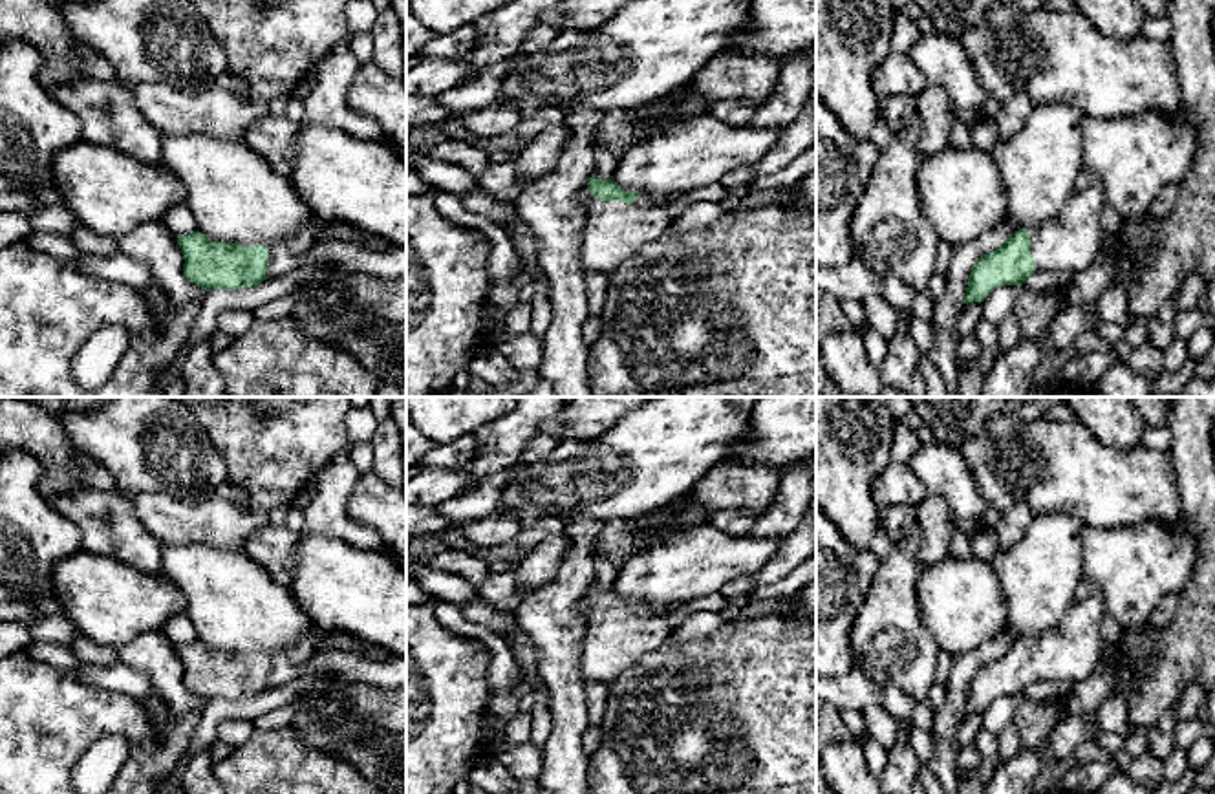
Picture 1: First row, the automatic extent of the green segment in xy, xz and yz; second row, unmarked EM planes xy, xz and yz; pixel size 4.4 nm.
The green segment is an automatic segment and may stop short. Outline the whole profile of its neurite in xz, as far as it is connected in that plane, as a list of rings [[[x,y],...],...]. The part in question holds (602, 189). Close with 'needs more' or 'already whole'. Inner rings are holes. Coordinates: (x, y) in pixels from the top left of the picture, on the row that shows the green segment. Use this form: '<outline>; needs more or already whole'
[[[589,177],[580,262],[584,273],[611,273],[670,227],[670,199],[622,190],[611,179]]]; needs more

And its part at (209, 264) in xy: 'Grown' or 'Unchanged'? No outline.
Unchanged

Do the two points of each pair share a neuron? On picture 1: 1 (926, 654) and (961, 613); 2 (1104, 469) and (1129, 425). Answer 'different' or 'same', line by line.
1: different
2: different

